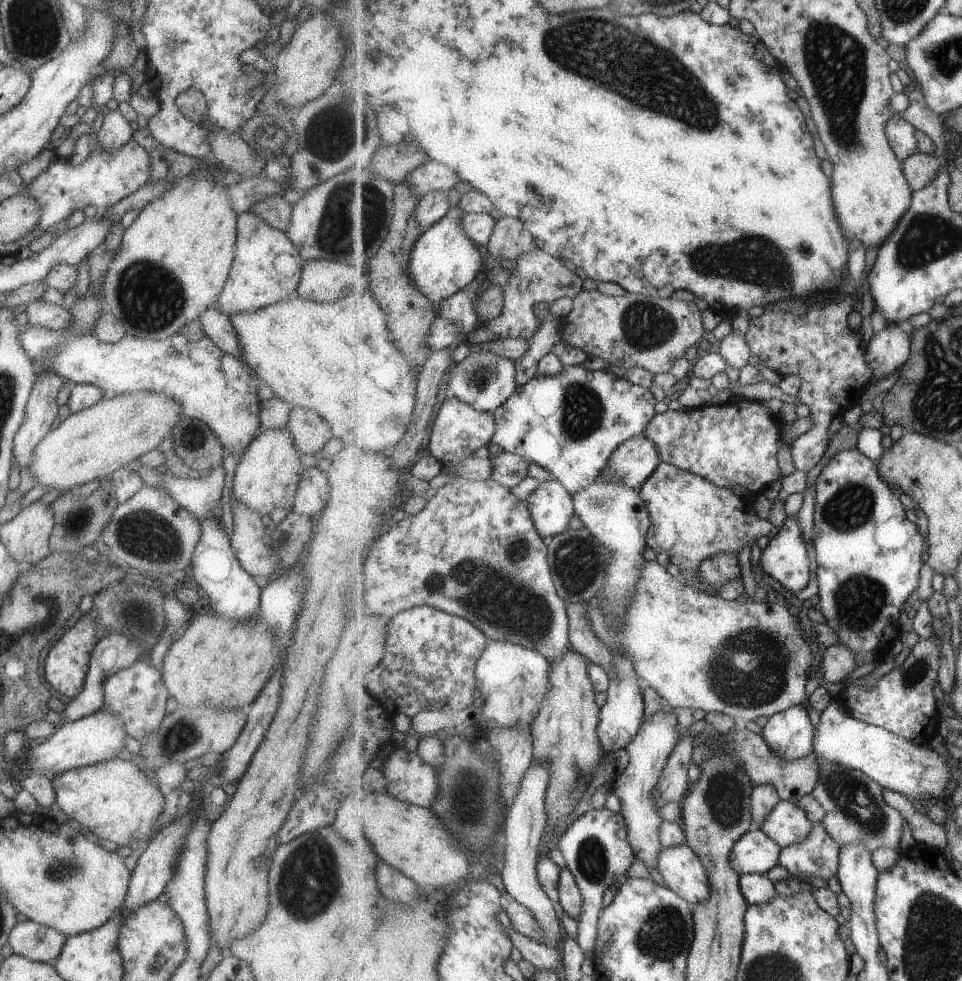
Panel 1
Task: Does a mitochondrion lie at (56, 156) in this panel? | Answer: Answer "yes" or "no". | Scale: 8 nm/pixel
no

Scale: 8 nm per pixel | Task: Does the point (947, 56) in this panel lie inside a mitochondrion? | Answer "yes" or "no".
yes

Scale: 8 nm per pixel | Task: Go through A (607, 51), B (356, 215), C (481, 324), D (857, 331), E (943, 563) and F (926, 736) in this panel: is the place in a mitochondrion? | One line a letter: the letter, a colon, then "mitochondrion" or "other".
A: mitochondrion
B: mitochondrion
C: other
D: other
E: other
F: other

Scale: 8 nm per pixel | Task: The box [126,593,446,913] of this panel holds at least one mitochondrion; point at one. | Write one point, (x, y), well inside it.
(185, 734)

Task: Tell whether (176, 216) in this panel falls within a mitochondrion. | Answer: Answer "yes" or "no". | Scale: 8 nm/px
no

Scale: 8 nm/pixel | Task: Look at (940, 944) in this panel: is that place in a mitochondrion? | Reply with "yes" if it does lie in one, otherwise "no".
yes

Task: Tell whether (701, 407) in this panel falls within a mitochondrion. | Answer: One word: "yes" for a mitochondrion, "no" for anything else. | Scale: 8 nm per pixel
no

